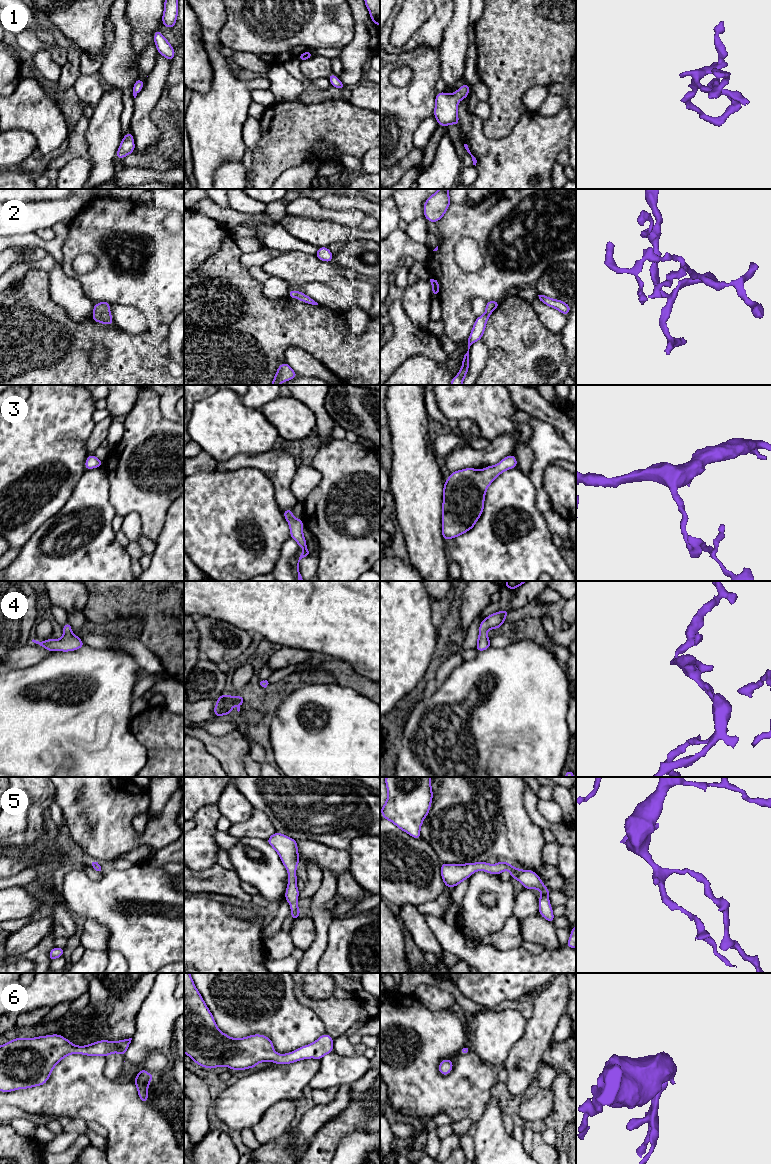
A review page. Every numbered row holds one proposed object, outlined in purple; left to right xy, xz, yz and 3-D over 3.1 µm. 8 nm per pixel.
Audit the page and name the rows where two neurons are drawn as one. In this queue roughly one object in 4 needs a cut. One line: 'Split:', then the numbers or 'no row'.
Split: no row

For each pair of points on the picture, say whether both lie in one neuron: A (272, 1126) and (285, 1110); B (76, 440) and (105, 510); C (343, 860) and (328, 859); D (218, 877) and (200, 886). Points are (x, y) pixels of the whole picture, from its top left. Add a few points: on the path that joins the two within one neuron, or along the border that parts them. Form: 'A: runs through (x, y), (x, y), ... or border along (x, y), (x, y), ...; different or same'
A: runs through (275, 1122), (281, 1114); same
B: border along (85, 469), (72, 490); different
C: runs through (339, 860), (332, 859); same
D: runs through (214, 879), (204, 882); same

